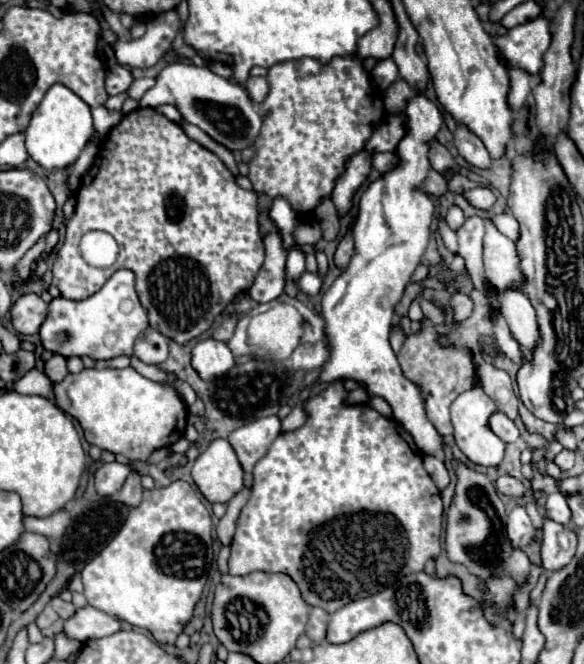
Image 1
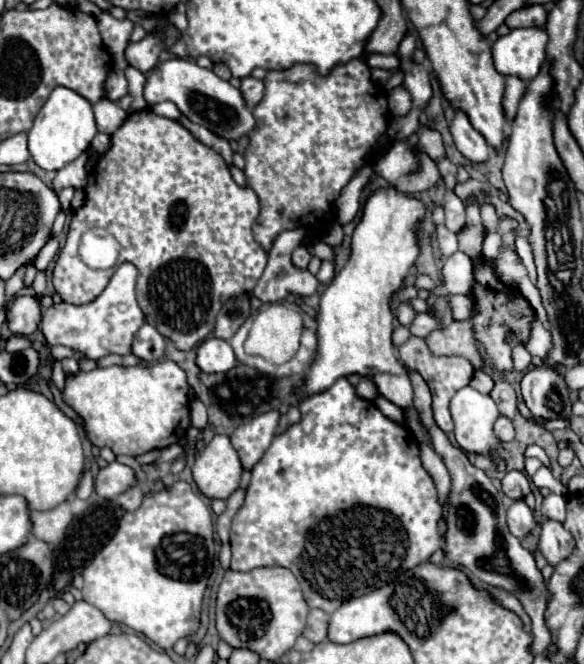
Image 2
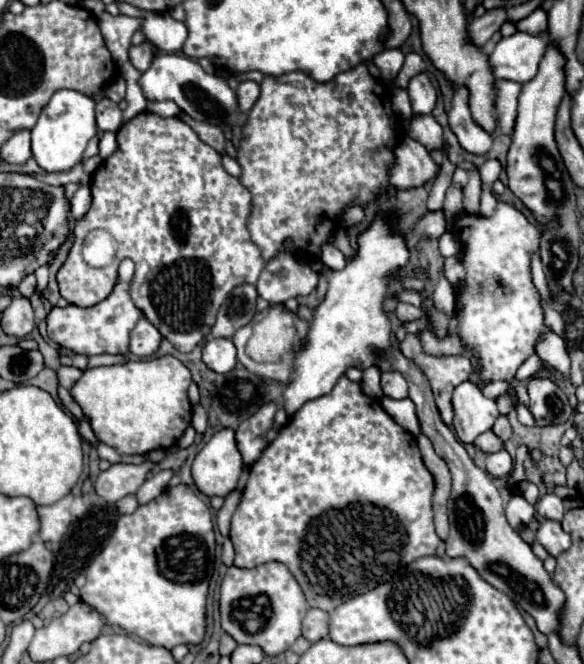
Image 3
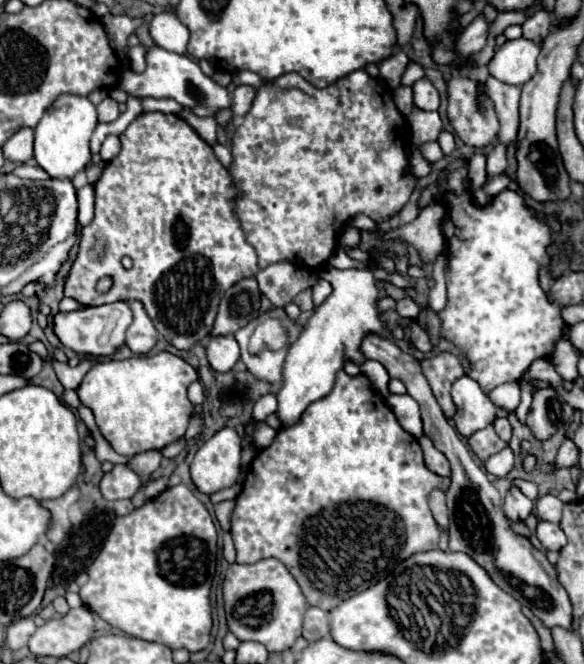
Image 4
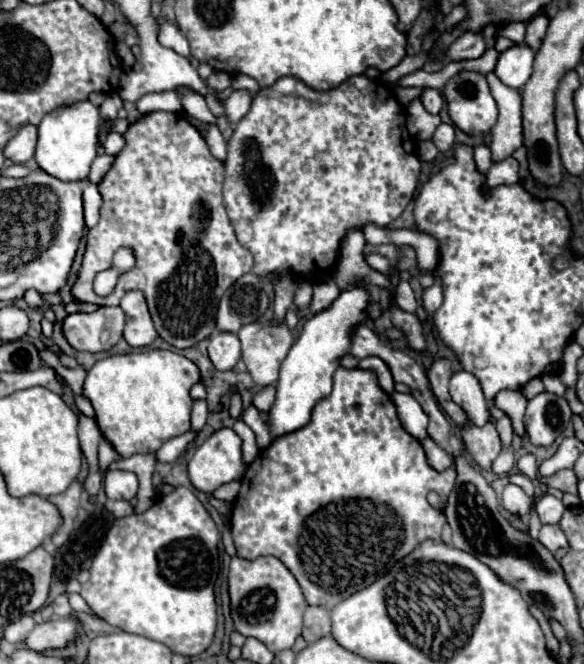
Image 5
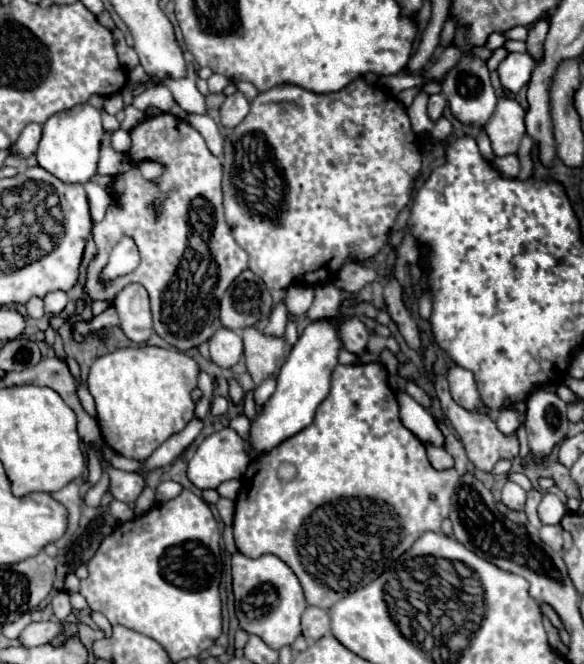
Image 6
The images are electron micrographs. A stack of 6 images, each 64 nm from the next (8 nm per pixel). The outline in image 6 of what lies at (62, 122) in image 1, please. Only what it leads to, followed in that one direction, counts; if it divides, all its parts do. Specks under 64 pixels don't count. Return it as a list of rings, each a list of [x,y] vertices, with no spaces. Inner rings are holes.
[[[80,104],[72,110],[54,114],[42,128],[44,130],[40,146],[36,150],[36,158],[44,170],[54,174],[62,182],[72,182],[72,184],[84,184],[96,176],[100,140],[104,134],[100,110],[96,110],[90,104]]]

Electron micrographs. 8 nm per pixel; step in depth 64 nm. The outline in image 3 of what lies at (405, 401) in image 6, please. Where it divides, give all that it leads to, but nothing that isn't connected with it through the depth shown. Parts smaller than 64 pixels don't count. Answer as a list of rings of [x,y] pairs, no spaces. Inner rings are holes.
[[[384,396],[380,402],[382,402],[384,410],[386,410],[406,432],[410,432],[410,434],[414,434],[414,436],[420,434],[420,422],[418,422],[418,416],[416,416],[416,412],[414,412],[416,406],[412,404],[410,398],[394,400],[394,398]]]

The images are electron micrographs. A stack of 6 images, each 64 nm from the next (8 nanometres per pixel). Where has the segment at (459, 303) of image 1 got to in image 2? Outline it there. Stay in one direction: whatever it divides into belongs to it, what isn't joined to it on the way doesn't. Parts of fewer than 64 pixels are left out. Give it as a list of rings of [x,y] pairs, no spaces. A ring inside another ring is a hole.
[[[450,296],[450,308],[452,308],[452,316],[454,320],[462,320],[462,318],[470,318],[472,314],[472,298],[470,296]]]

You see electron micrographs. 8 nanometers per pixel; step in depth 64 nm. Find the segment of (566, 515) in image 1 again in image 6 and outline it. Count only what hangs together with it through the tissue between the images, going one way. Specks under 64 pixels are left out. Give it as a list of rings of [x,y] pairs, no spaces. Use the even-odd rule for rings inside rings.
[[[544,492],[540,504],[538,504],[538,516],[542,520],[542,524],[558,524],[564,516],[564,504],[560,502],[560,498],[552,492]]]

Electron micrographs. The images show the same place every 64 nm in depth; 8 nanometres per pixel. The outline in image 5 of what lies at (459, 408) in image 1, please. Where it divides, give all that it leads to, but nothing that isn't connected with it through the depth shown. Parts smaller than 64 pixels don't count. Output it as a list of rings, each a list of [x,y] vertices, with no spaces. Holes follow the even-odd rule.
[[[458,370],[458,372],[452,374],[450,396],[458,406],[462,406],[462,410],[466,412],[470,424],[482,426],[490,420],[488,402],[482,394],[482,388],[480,388],[478,380],[470,372]]]

